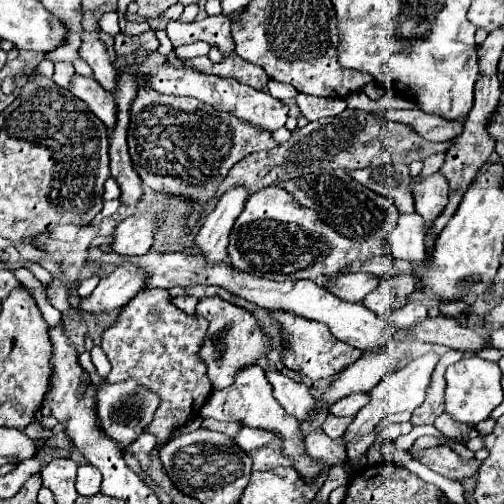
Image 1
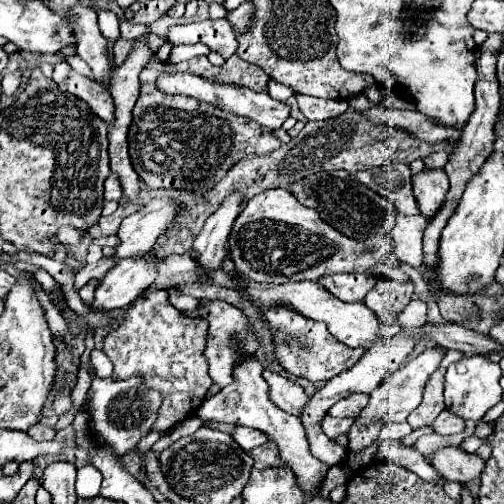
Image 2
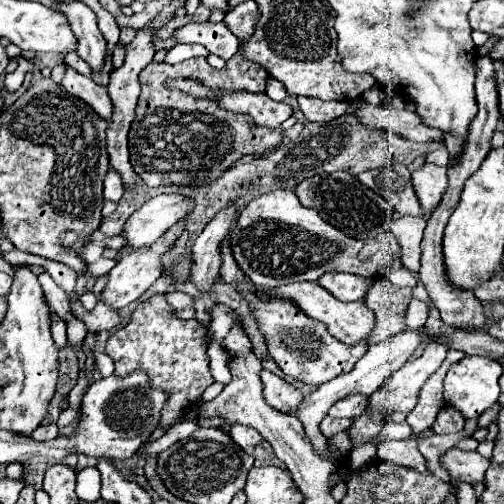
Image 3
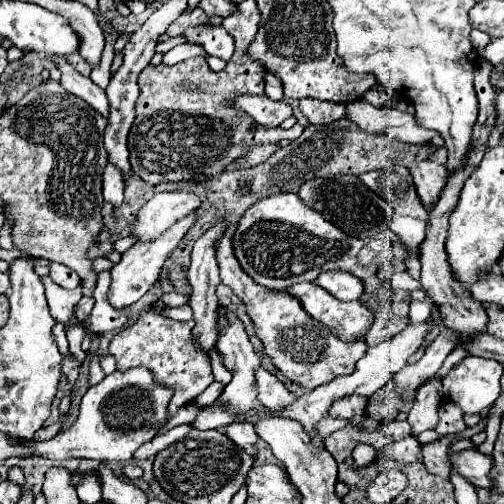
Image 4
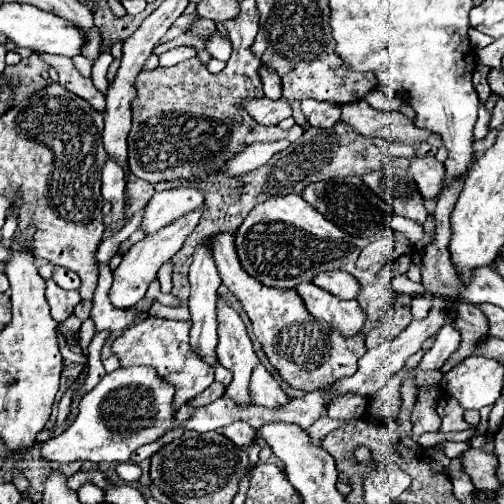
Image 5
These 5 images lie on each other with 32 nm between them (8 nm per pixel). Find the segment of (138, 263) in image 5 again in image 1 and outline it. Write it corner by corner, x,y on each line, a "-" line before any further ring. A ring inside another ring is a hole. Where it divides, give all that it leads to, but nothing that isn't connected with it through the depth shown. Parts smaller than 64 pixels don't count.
124,264
110,276
102,278
90,296
80,298
80,310
90,314
118,310
142,288
144,288
144,274
136,266

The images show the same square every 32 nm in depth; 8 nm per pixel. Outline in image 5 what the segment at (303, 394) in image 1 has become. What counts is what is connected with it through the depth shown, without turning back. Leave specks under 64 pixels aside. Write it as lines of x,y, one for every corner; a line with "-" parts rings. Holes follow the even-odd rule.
258,364
252,372
250,392
252,392
252,400
266,408
280,408
290,402
290,396
282,390
278,380
262,364

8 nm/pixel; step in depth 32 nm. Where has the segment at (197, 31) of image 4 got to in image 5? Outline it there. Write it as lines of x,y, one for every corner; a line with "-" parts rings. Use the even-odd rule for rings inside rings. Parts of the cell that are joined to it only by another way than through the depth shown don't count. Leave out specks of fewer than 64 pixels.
218,30
212,32
209,39
204,39
206,50
213,58
227,62
232,53
232,44
229,38
222,36

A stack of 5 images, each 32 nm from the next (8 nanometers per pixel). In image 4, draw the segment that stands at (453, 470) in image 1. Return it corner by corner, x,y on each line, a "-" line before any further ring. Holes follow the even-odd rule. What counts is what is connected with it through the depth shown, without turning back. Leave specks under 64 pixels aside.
462,450
462,452
450,452
448,462
454,472
458,472
462,478
466,478
474,486
490,488
488,470
492,468
492,456
484,456
478,450

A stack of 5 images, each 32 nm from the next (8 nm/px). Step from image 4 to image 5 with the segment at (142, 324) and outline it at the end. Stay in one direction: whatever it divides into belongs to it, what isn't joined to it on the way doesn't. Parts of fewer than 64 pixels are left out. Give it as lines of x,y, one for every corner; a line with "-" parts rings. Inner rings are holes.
146,314
142,322
132,324
126,328
120,338
112,342
112,354
120,360
120,366
150,366
158,372
164,382
172,384
176,388
174,394
174,410
178,410
182,404
190,402
196,394
204,392
214,382
212,366
206,360
200,360
196,352
192,352
188,328
192,328
192,322
172,322
158,316

